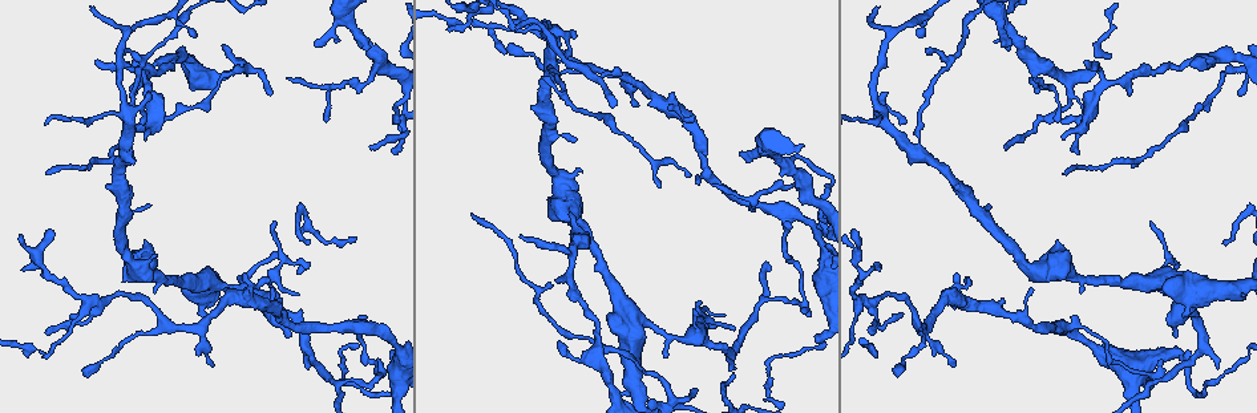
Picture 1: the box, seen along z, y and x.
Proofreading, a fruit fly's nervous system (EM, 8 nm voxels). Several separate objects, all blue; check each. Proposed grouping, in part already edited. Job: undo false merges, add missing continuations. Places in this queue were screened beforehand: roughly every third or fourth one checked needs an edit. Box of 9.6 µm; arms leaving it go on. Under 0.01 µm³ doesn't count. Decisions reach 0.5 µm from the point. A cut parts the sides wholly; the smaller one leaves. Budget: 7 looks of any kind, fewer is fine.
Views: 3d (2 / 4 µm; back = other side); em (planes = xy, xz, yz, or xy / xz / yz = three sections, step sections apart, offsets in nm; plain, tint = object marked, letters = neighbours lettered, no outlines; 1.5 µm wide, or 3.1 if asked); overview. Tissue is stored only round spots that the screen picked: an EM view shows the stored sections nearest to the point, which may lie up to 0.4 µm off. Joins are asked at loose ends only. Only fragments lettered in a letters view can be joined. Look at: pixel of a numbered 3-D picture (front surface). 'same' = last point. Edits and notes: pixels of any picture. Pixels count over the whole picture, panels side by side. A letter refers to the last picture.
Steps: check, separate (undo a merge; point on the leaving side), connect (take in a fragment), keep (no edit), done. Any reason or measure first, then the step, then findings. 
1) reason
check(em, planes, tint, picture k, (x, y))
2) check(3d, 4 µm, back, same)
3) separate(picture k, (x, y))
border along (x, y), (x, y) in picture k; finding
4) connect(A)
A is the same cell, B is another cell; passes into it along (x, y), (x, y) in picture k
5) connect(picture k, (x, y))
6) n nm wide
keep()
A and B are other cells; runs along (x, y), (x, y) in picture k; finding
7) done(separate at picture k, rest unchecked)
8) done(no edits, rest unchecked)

branch stops here
check(em, xy, step 4, tint, picture 1, (713, 325))

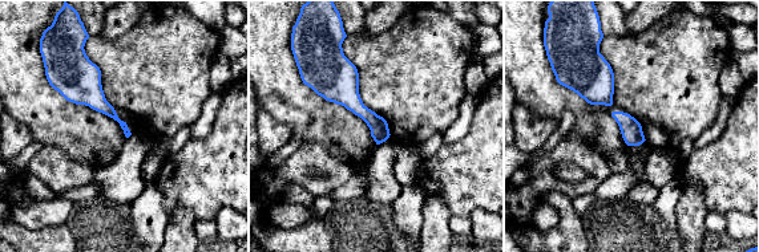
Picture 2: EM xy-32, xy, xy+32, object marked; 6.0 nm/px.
check(em, planes, letters, same)

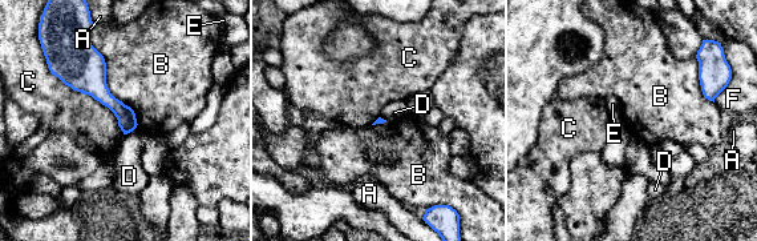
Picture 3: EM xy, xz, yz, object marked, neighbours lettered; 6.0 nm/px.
keep()
A, B, C, D, E and F are other cells; border along (47, 64), (104, 104), (124, 135) in picture 3; no lettered fragment goes on from it

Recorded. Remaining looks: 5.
side arm on a straight run
check(3d, 4 µm, picture 1, (548, 72))

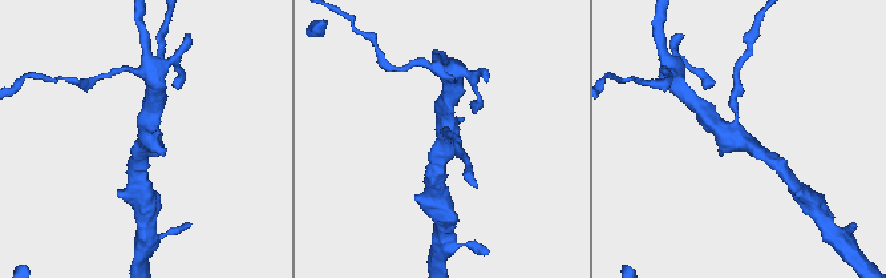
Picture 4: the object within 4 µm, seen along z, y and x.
3 arms; shape alone is not enough
check(em, planes, plain, picture 4, (144, 137))

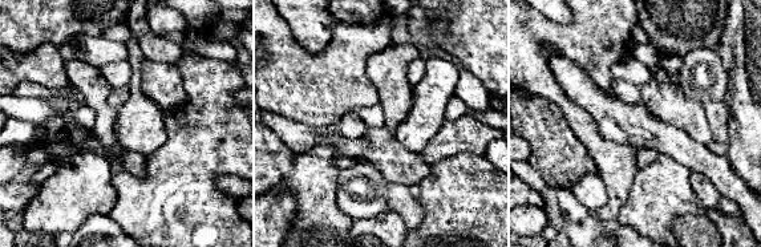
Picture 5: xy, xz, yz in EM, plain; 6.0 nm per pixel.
see the neighbours
check(em, planes, letters, same)

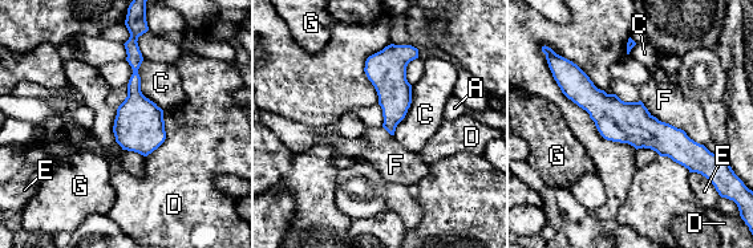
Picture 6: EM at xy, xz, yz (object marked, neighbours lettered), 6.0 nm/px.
keep()
A, C, D, E, F and G are other cells; runs along (567, 82), (703, 165) in picture 6; continuous, no second neuron

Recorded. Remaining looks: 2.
tapers out
check(em, planes, plain, picture 1, (879, 271))

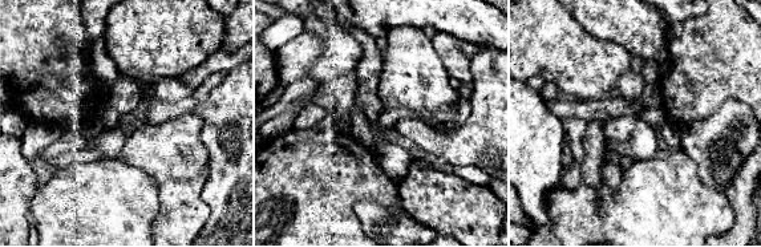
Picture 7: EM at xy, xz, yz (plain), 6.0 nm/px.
check(em, planes, letters, same)

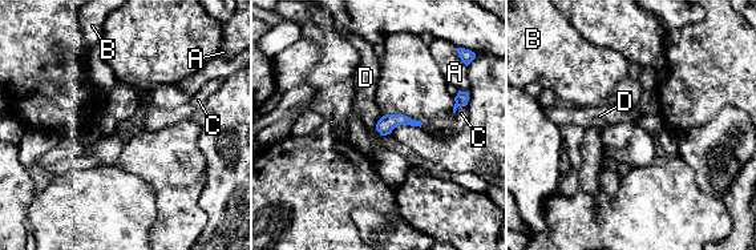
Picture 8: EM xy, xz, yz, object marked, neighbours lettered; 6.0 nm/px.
110 nm wide
keep()
A, B, C and D are other cells; border along (383, 115), (375, 125) in picture 8; no lettered fragment goes on from it

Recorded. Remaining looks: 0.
done(no edits, rest unchecked)

